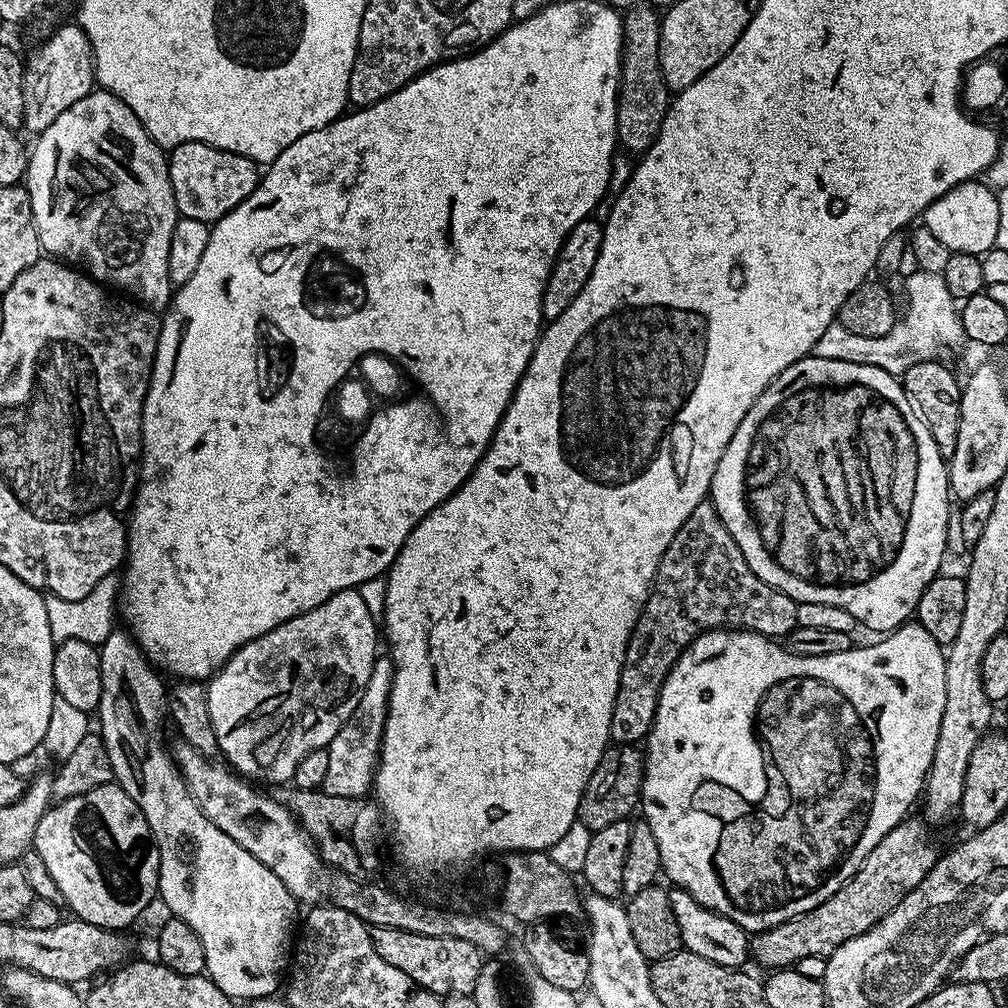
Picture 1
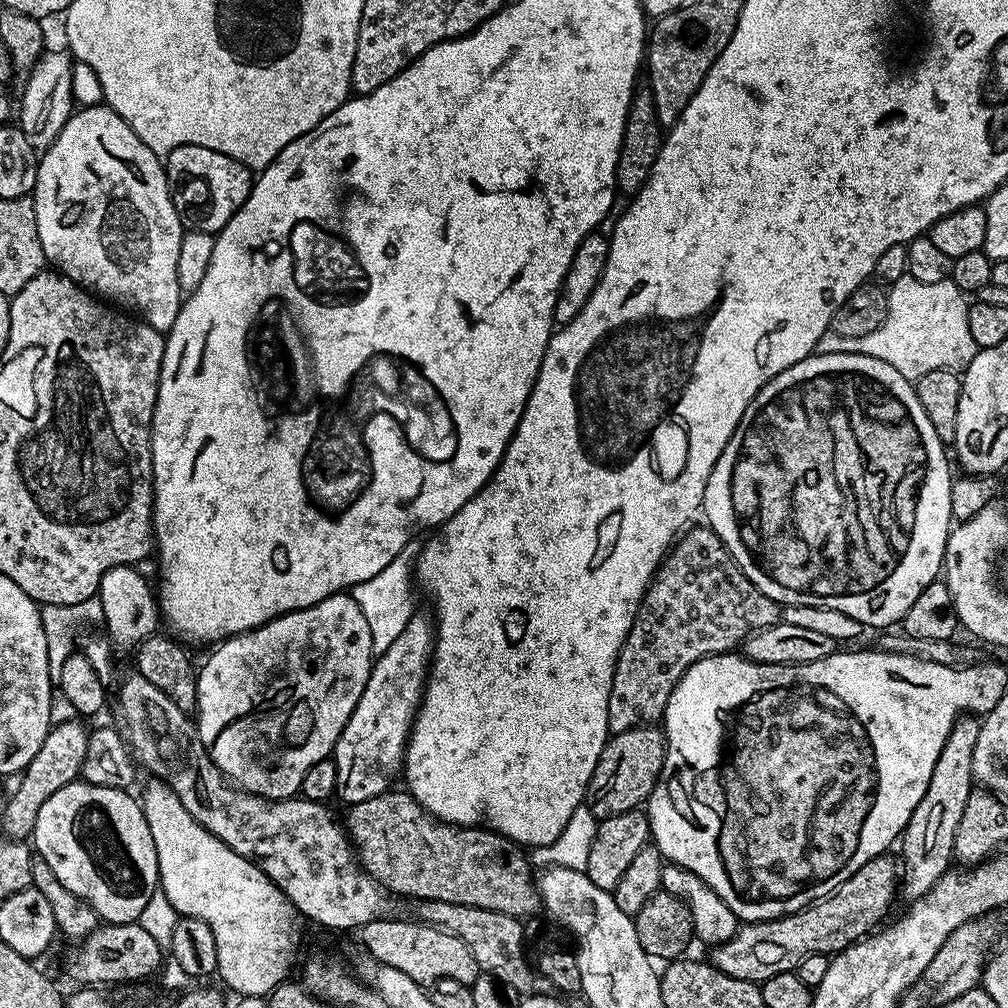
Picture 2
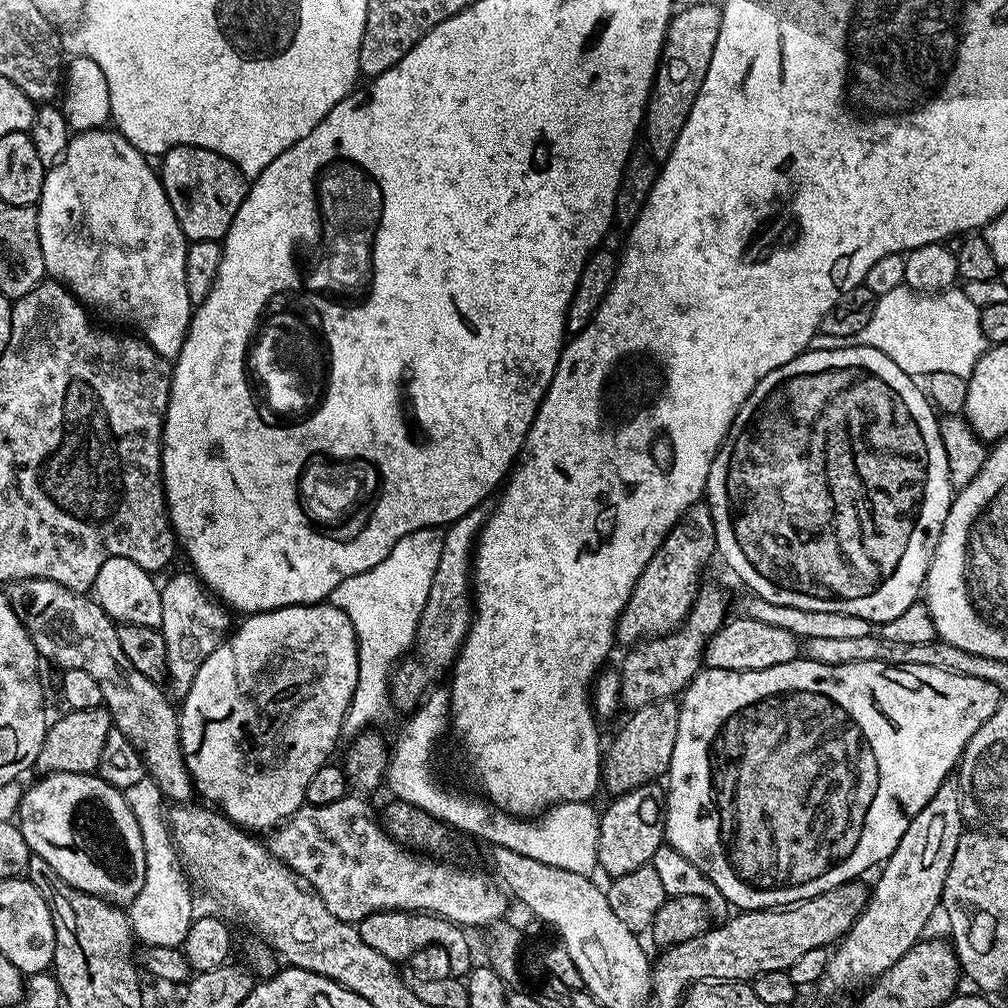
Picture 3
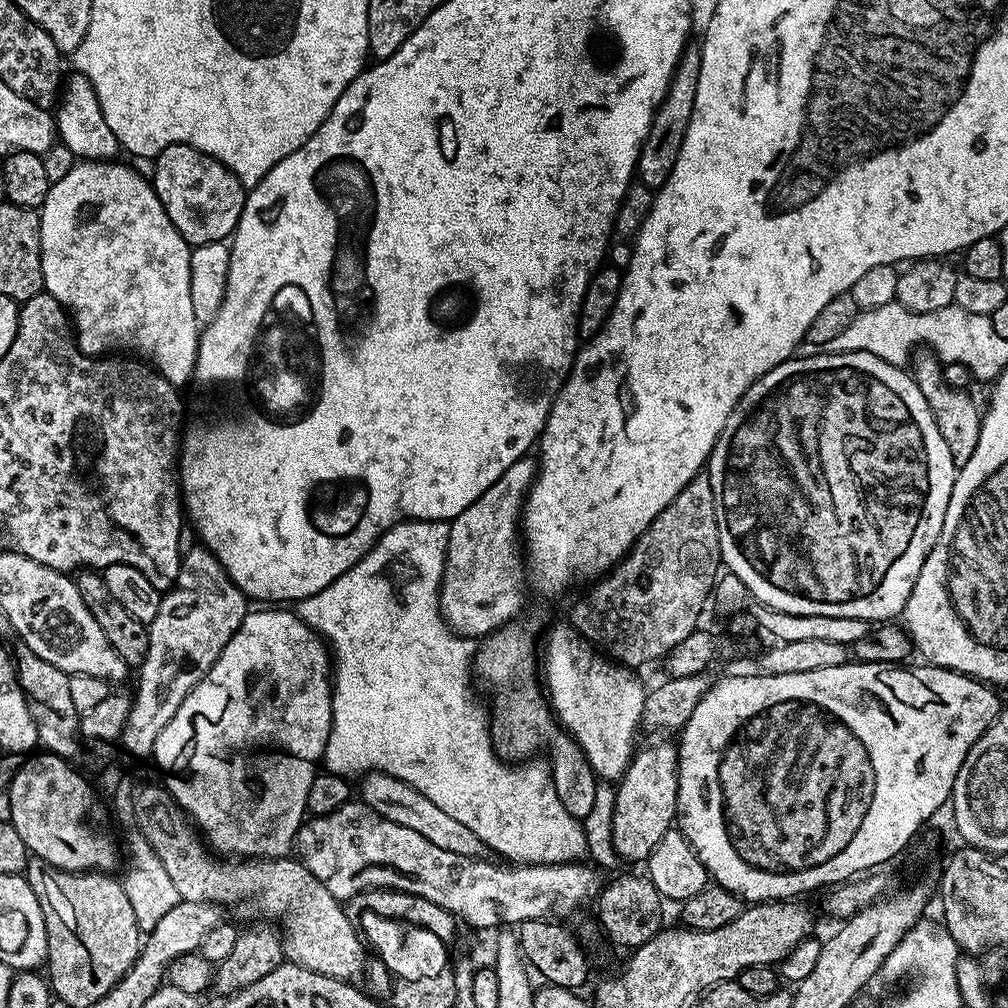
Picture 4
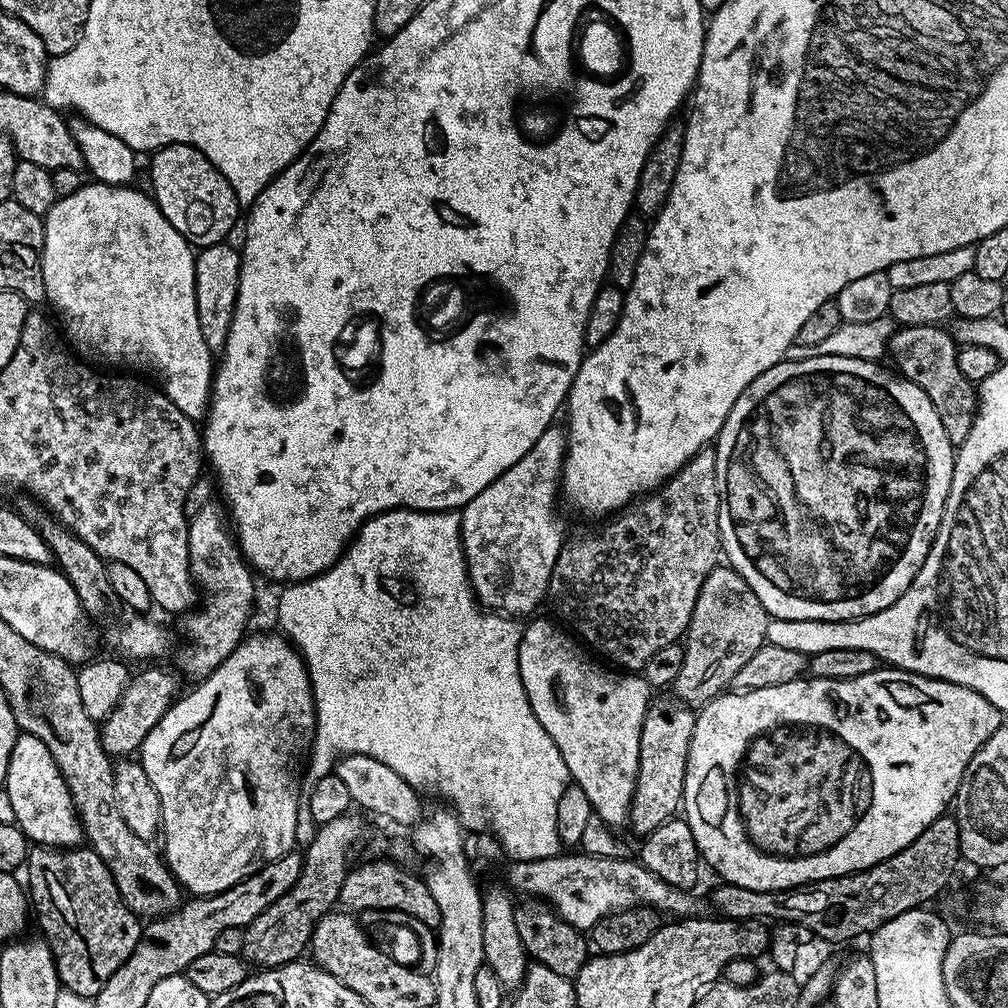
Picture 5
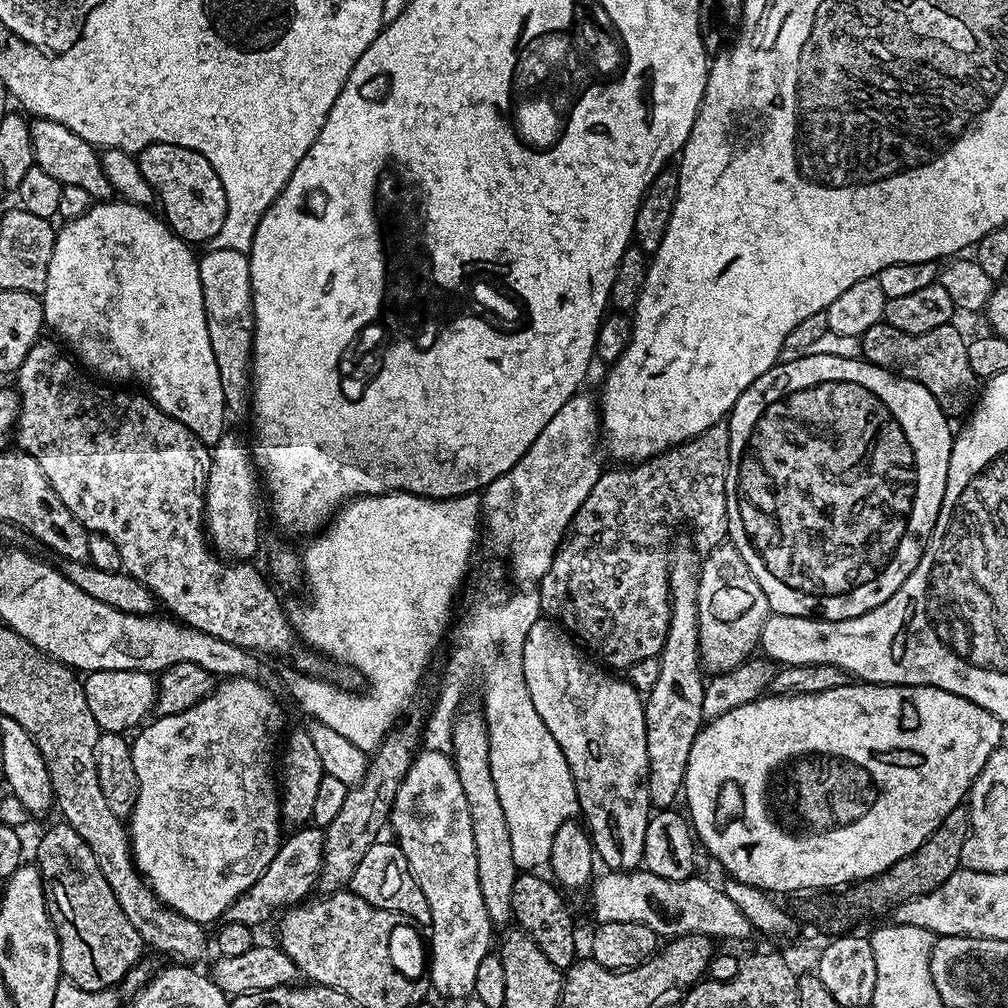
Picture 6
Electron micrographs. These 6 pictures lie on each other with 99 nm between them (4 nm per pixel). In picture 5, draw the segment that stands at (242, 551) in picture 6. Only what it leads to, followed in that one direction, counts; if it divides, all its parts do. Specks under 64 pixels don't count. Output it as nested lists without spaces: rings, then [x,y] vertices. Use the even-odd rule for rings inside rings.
[[[217,504],[202,505],[196,513],[191,513],[188,522],[188,565],[192,583],[202,593],[202,599],[179,617],[180,632],[188,644],[181,646],[174,668],[191,682],[205,680],[245,639],[252,603],[256,600],[253,569],[240,553],[225,509]]]

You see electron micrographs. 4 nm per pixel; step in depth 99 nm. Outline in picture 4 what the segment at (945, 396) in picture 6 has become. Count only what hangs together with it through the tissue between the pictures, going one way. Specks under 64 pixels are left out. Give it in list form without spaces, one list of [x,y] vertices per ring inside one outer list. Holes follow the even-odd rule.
[[[927,350],[913,355],[910,361],[910,375],[915,380],[918,390],[922,390],[922,398],[926,398],[926,402],[934,414],[938,434],[942,434],[946,447],[950,449],[952,461],[957,466],[970,462],[970,454],[974,454],[974,446],[978,446],[978,434],[982,419],[981,405],[976,405],[968,397],[969,393],[965,389],[955,388],[946,382],[944,364]]]

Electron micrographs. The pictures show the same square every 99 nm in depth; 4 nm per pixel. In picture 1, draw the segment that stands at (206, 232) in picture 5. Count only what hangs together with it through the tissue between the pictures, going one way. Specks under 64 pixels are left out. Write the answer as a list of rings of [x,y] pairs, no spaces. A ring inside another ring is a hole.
[[[202,142],[179,144],[171,149],[167,162],[177,213],[183,218],[198,218],[198,222],[209,225],[237,208],[256,189],[262,175],[255,160]]]

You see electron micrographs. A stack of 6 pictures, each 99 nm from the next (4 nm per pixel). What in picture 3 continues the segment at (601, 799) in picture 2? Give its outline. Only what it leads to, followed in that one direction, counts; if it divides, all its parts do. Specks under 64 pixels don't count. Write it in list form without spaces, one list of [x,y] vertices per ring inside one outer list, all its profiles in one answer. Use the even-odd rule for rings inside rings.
[[[675,699],[650,702],[650,706],[642,706],[641,708],[637,708],[629,716],[632,717],[630,717],[629,720],[621,726],[620,733],[618,733],[617,736],[613,738],[612,745],[610,745],[609,748],[607,745],[606,751],[602,756],[602,784],[605,789],[609,788],[609,790],[612,791],[611,795],[613,797],[620,796],[622,793],[629,792],[630,790],[634,790],[643,784],[651,784],[653,782],[659,781],[661,777],[667,773],[670,762],[674,758],[674,742],[678,742],[678,718],[680,717],[680,706]]]

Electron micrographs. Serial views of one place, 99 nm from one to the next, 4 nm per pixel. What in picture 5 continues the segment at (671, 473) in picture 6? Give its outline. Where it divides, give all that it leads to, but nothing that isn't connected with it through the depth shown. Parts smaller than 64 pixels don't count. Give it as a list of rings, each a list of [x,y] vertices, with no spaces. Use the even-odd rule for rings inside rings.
[[[709,446],[697,456],[691,456],[667,482],[637,499],[615,518],[565,539],[558,554],[558,566],[554,566],[554,578],[550,578],[554,582],[550,582],[548,587],[548,594],[562,598],[559,619],[574,620],[574,626],[590,638],[587,647],[600,651],[599,655],[605,661],[613,660],[608,662],[624,670],[643,669],[645,662],[657,650],[677,643],[688,631],[702,582],[706,582],[710,570],[717,568],[722,560],[719,513],[716,450]]]

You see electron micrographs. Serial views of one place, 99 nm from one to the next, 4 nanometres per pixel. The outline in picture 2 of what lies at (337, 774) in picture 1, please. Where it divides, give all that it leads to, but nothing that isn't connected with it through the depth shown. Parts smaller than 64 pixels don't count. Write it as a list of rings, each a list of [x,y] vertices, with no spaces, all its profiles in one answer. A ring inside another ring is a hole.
[[[413,614],[410,622],[406,622],[406,630],[373,659],[366,690],[362,690],[362,698],[358,698],[358,706],[354,706],[334,749],[338,766],[336,796],[344,799],[345,805],[366,802],[366,798],[374,798],[393,787],[392,779],[395,776],[397,779],[404,763],[412,722],[424,699],[424,685],[435,646],[433,617]]]

